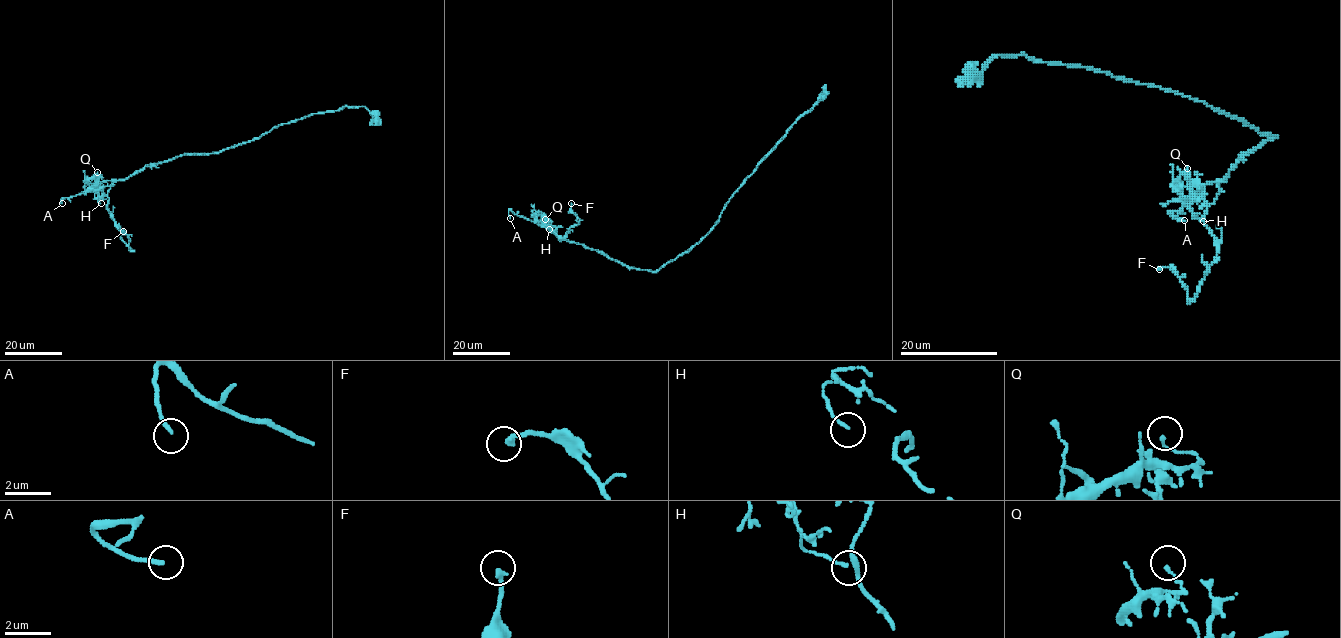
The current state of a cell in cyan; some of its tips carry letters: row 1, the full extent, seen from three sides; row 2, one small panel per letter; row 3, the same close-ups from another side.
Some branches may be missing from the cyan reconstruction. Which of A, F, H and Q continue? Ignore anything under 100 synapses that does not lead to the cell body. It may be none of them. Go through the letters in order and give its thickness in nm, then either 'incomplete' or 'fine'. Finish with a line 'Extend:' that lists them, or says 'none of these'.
A: 170 nm thick; incomplete
F: 220 nm thick; fine
H: 110 nm thick; fine
Q: 120 nm thick; fine
Extend: A

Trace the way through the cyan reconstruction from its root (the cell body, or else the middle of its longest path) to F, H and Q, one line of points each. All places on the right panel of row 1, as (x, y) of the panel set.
F: (1257, 130), (1274, 136), (1239, 157), (1204, 215), (1217, 258), (1196, 296), (1190, 302), (1179, 277), (1159, 269)
H: (1257, 130), (1274, 136), (1242, 154), (1222, 181), (1206, 183), (1185, 200), (1193, 216), (1203, 221)
Q: (1257, 130), (1274, 136), (1242, 154), (1222, 181), (1209, 182), (1192, 192), (1178, 180), (1189, 174), (1187, 168)

